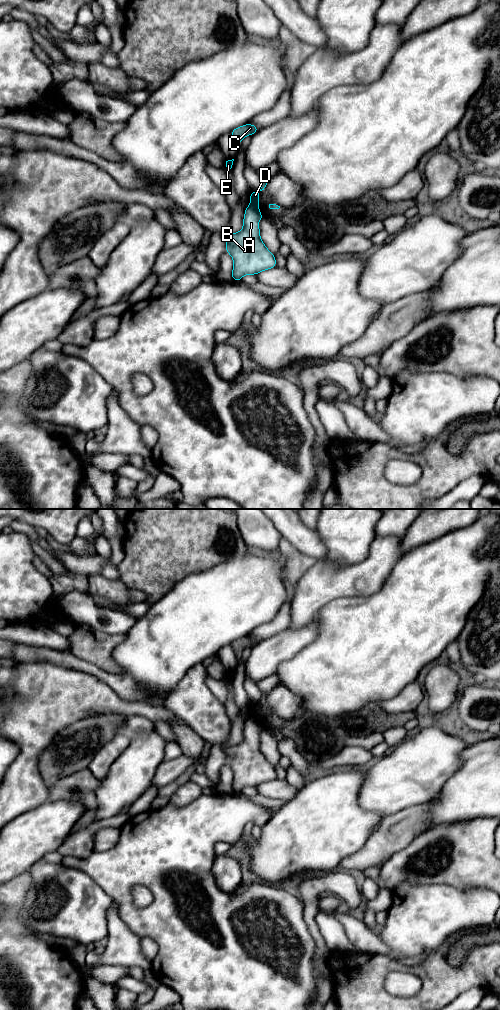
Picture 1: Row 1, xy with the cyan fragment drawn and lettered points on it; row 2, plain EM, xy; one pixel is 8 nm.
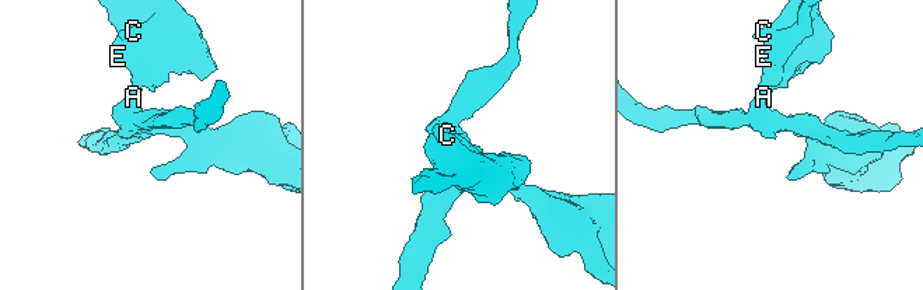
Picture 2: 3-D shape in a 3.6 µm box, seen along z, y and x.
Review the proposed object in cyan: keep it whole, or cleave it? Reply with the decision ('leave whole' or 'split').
split

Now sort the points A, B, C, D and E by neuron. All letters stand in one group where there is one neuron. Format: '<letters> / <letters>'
A B / C D E

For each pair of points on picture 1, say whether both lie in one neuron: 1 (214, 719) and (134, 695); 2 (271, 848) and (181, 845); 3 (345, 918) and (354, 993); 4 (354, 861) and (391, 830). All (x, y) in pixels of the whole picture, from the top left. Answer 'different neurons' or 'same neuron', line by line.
1: different neurons
2: different neurons
3: different neurons
4: same neuron

